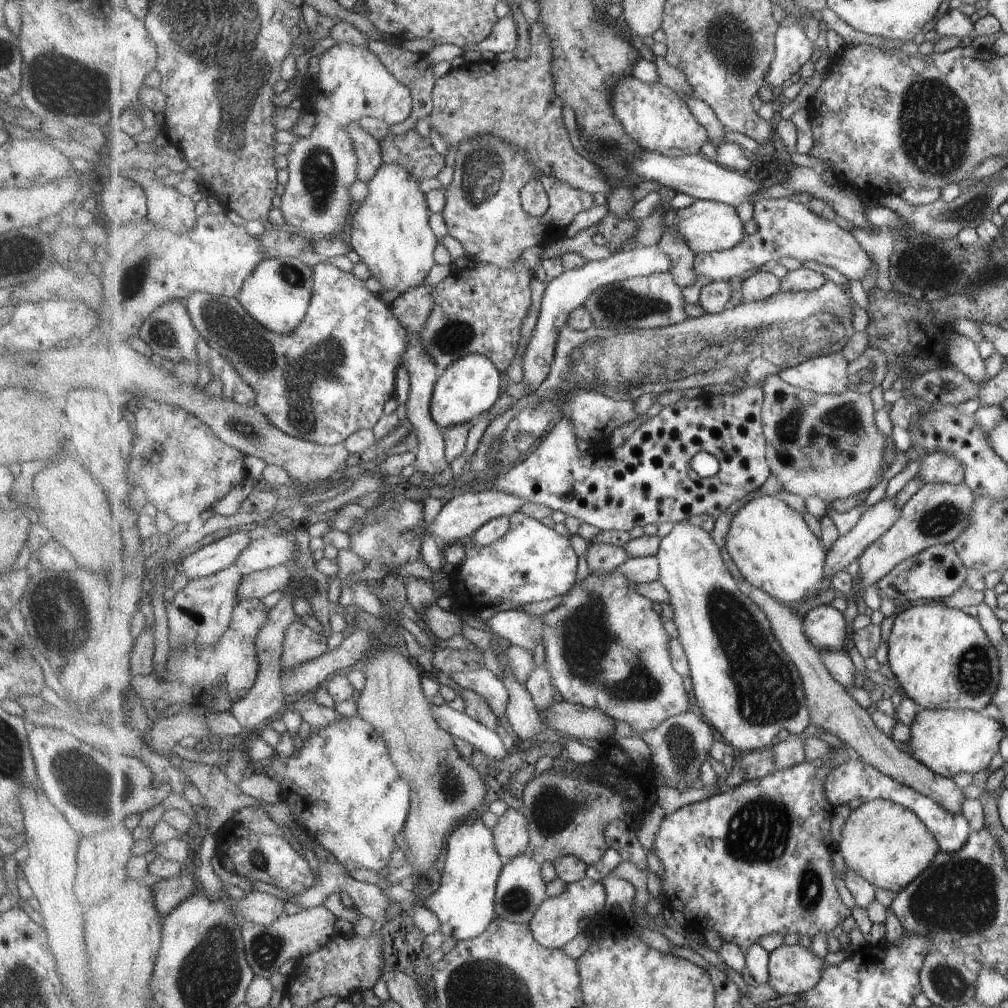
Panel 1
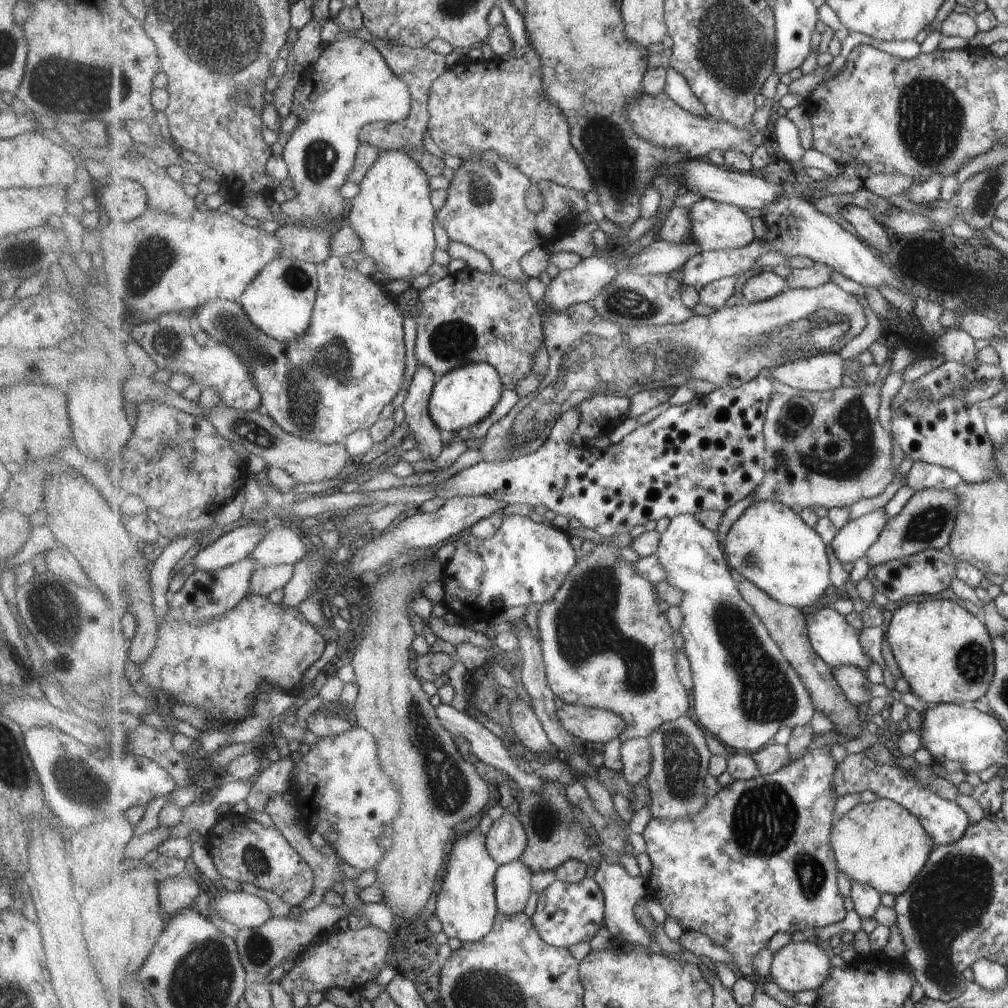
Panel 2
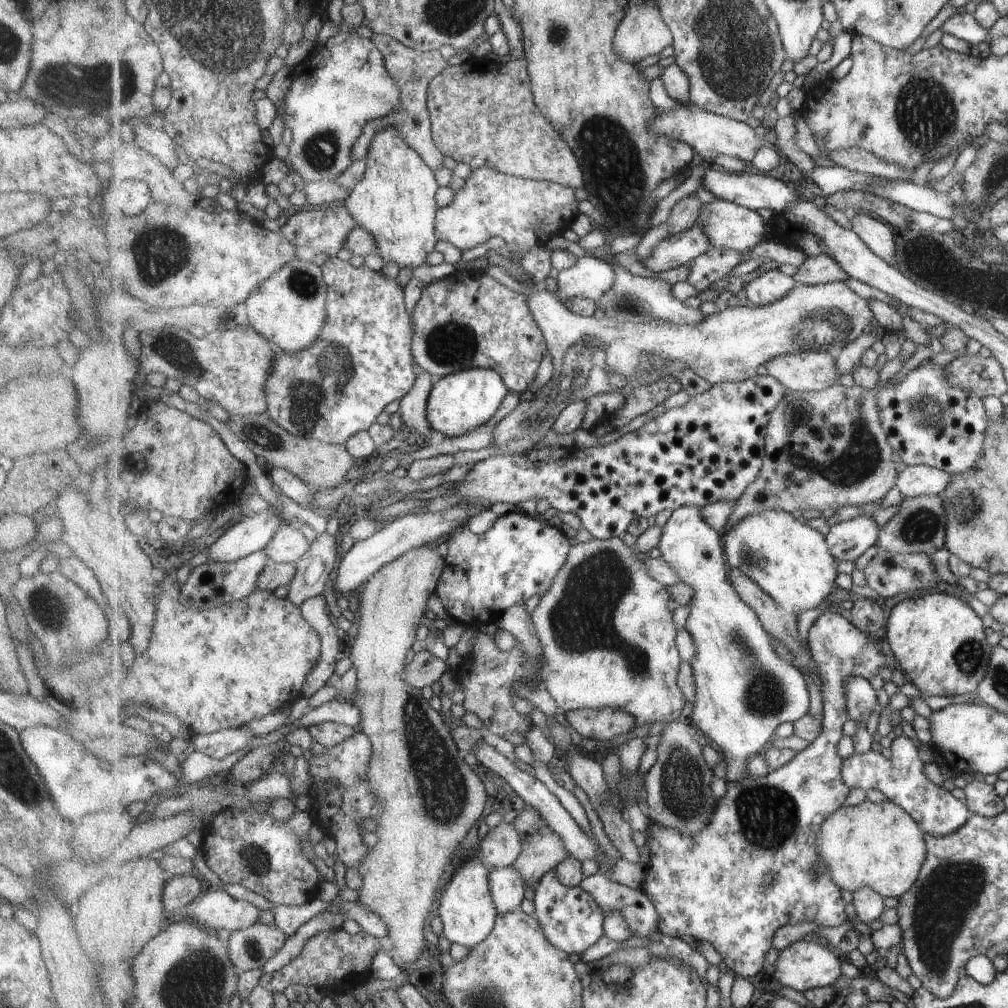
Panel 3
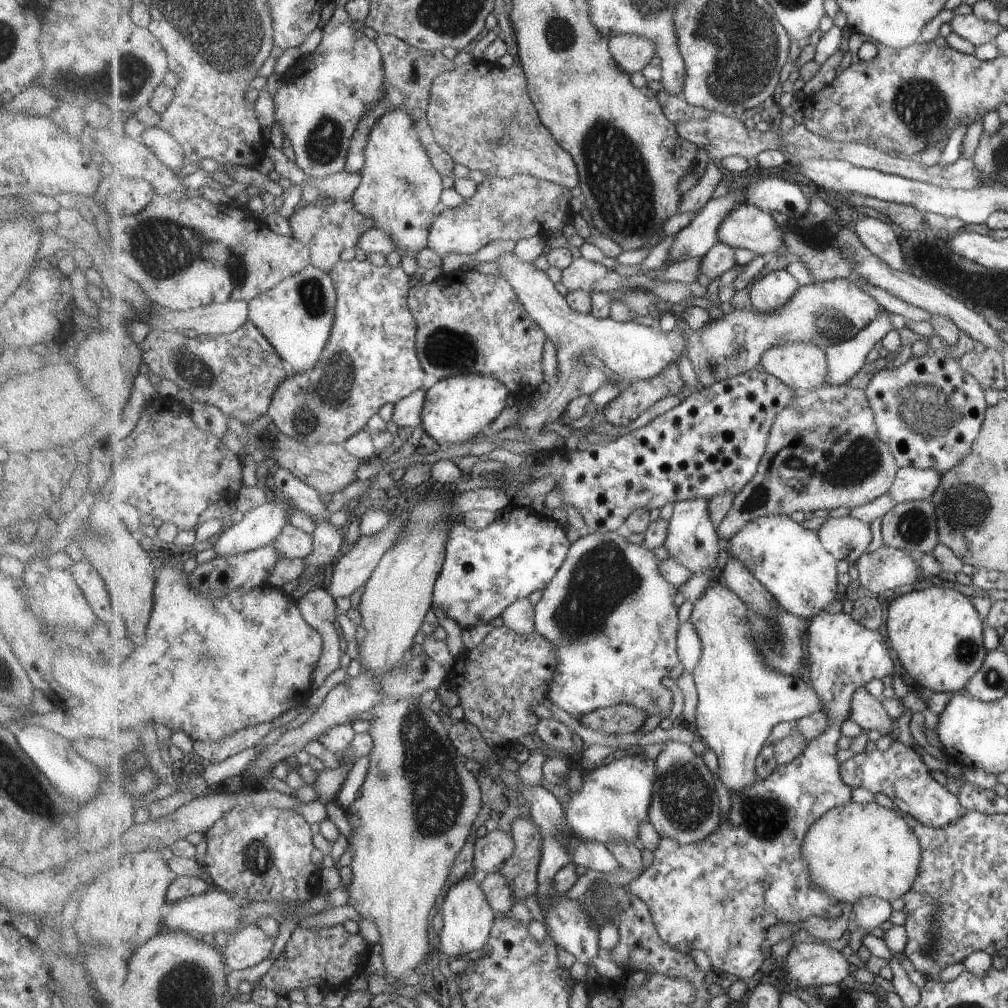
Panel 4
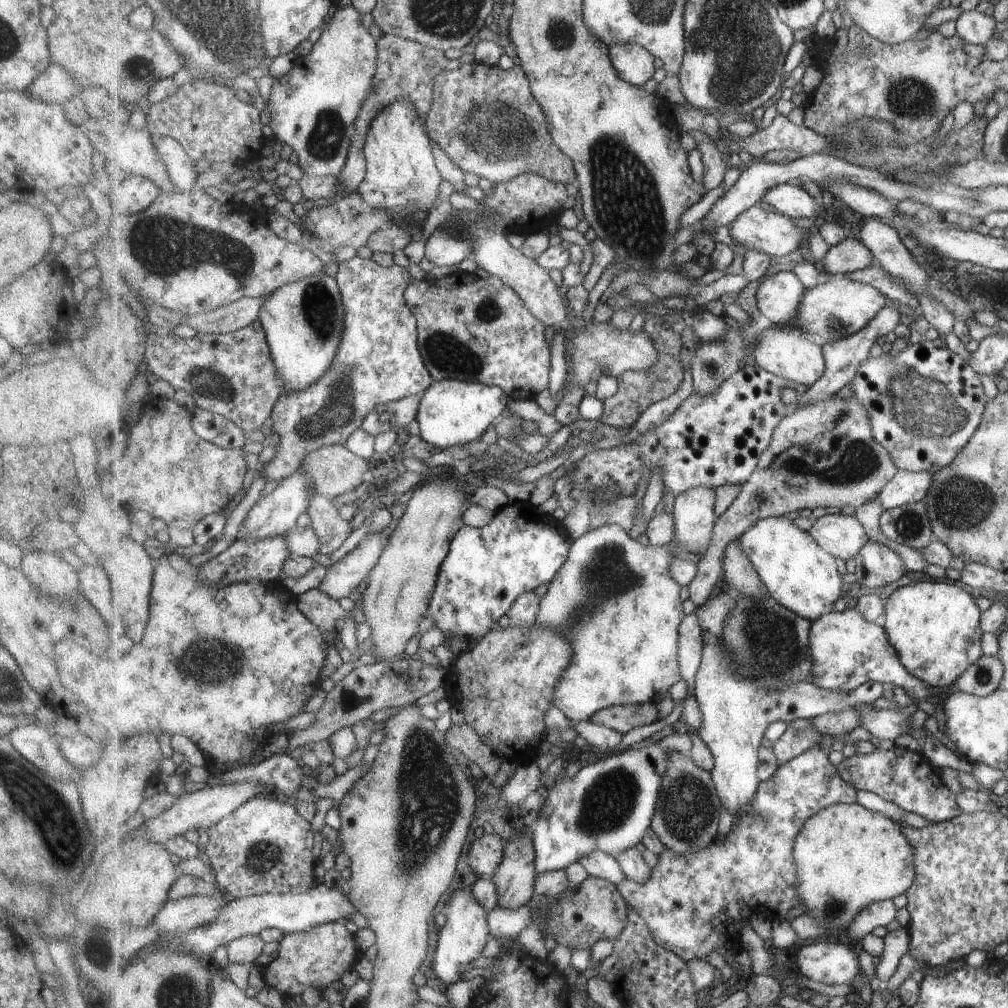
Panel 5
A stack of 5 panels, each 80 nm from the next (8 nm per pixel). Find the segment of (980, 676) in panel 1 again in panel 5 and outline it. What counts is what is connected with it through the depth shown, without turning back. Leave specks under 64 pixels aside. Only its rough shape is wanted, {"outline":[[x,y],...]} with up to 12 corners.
{"outline":[[901,586],[882,624],[913,676],[946,690],[984,654],[977,599]]}

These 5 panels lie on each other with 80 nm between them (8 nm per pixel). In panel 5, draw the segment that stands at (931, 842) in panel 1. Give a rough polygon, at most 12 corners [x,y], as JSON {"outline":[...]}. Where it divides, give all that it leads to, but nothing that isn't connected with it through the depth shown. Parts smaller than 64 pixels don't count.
{"outline":[[857,803],[797,836],[807,914],[848,931],[905,895],[916,849],[901,824]]}

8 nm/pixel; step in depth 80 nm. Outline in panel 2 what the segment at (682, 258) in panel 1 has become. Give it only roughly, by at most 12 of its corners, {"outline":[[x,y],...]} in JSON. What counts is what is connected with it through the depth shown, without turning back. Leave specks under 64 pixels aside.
{"outline":[[673,207],[657,237],[692,242],[691,207]]}

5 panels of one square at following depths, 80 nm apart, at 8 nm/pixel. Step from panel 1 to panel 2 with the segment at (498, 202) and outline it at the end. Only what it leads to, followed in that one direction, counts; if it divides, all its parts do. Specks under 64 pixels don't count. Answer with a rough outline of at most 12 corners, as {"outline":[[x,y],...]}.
{"outline":[[495,149],[461,160],[437,221],[526,282],[523,256],[570,235],[590,206]]}

